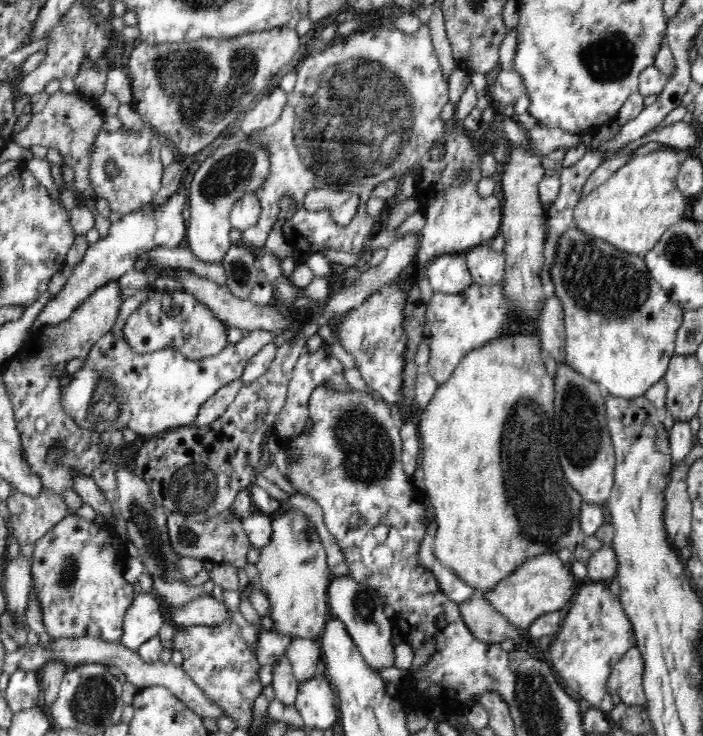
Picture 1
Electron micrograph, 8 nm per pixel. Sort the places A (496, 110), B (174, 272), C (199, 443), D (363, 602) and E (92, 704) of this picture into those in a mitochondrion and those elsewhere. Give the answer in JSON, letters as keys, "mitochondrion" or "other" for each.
{"A":"other","B":"other","C":"other","D":"mitochondrion","E":"mitochondrion"}

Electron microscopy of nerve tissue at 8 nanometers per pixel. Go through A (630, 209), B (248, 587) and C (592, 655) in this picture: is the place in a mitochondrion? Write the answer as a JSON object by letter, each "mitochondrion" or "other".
{"A":"other","B":"other","C":"other"}

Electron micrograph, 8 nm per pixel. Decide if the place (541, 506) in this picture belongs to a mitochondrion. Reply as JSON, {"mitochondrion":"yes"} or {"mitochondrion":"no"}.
{"mitochondrion":"yes"}

